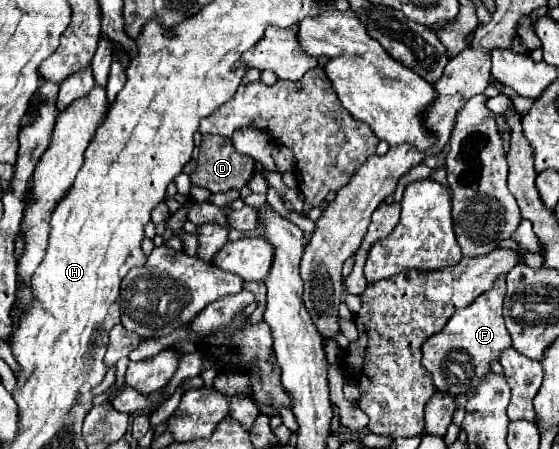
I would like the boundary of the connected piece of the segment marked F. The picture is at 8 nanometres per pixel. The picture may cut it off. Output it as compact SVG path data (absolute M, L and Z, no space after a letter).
M499 277L491 291L485 291L475 303L457 311L443 331L435 333L423 343L421 365L433 379L433 385L439 393L453 397L473 393L481 385L481 379L491 373L491 363L499 361L501 351L509 347L509 331L503 323L503 297L505 277Z

